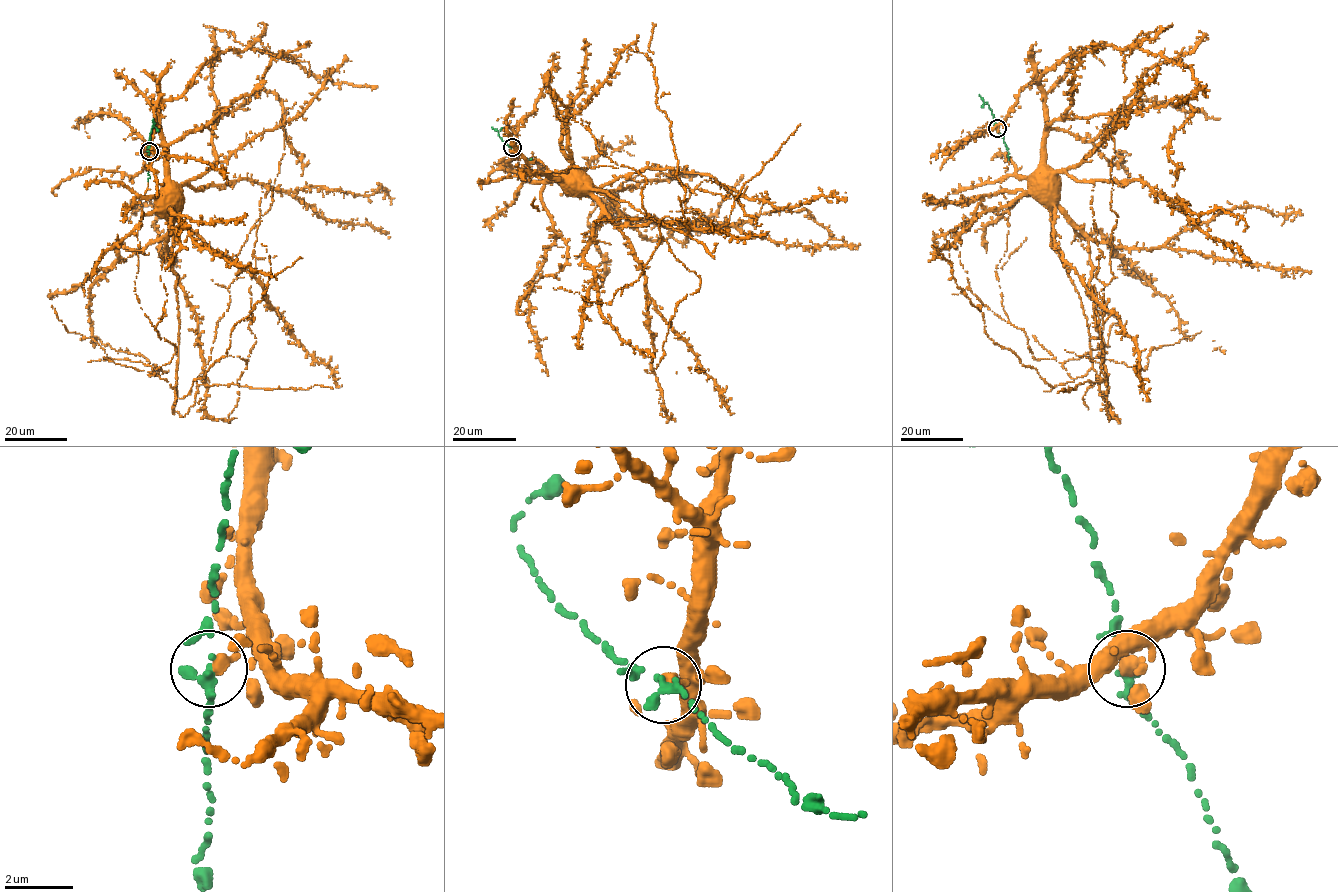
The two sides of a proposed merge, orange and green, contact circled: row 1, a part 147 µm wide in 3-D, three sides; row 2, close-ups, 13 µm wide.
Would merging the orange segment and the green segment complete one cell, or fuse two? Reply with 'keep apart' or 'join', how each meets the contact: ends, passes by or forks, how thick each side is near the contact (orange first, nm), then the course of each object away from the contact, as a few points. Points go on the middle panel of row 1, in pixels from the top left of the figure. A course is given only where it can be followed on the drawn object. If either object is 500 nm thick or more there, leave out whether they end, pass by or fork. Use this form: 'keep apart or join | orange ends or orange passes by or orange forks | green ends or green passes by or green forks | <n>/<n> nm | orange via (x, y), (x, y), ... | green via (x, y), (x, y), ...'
join | orange ends | green passes by | 320/280 nm | orange via (513, 147), (515, 147), (512, 158), (507, 160), (525, 178), (563, 183), (567, 187), (574, 184), (574, 179) | green via (512, 147), (492, 127)

